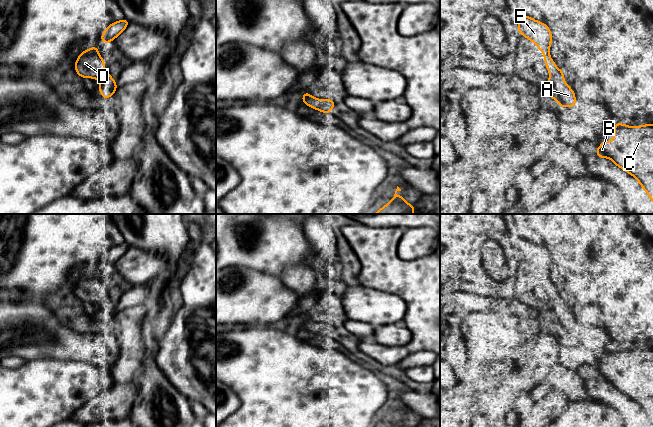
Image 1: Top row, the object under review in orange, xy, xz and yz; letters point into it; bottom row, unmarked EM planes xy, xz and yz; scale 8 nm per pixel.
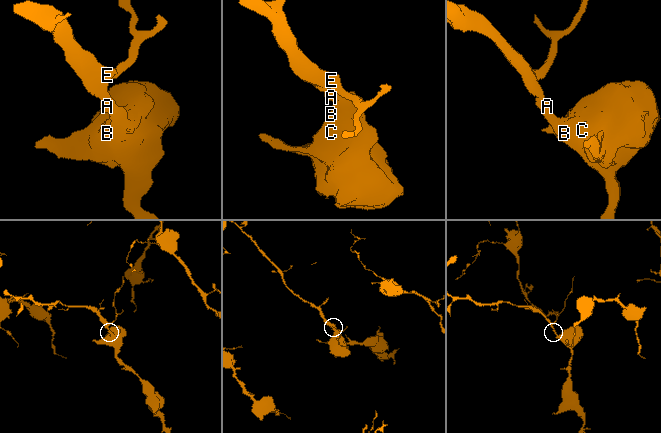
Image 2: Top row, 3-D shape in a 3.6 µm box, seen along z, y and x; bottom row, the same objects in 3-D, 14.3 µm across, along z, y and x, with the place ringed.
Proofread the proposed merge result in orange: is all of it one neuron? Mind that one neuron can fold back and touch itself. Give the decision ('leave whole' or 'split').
leave whole

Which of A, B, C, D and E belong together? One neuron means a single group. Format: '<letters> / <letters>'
A B C D E

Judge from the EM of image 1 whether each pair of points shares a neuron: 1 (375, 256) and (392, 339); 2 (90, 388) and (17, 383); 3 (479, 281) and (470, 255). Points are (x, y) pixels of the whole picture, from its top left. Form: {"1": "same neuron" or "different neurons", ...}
{"1": "different neurons", "2": "same neuron", "3": "same neuron"}

